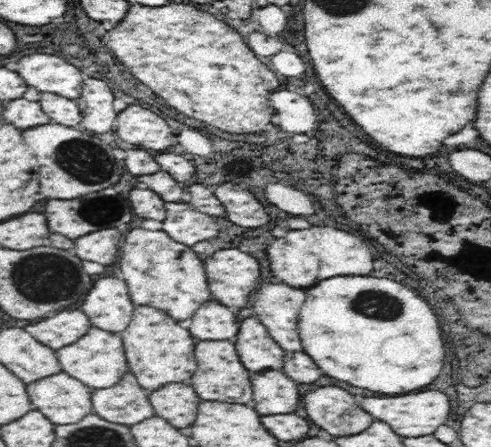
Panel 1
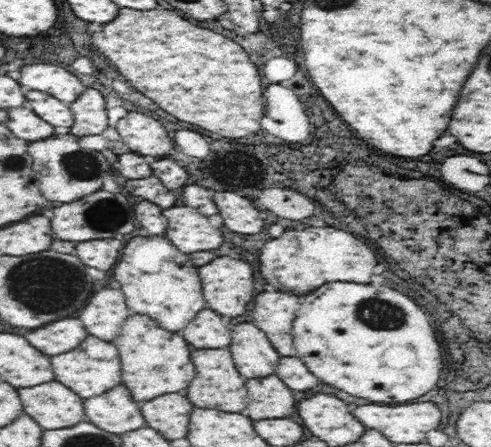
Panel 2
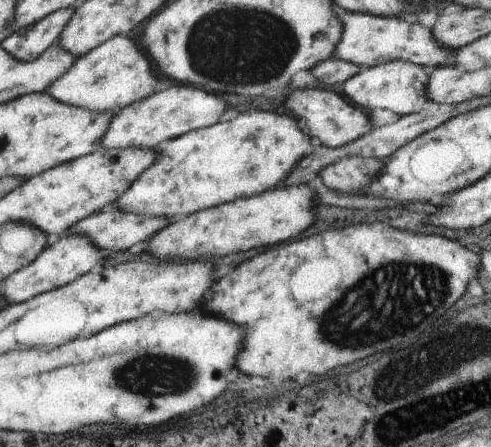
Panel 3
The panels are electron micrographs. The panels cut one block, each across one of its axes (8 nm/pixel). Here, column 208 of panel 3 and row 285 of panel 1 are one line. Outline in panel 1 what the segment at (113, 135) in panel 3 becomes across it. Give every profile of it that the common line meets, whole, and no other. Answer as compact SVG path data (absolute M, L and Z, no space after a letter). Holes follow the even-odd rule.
M116 272L114 278L100 278L88 290L82 312L90 318L92 328L102 328L112 334L120 334L132 322L134 302L130 302L128 286L118 280Z

